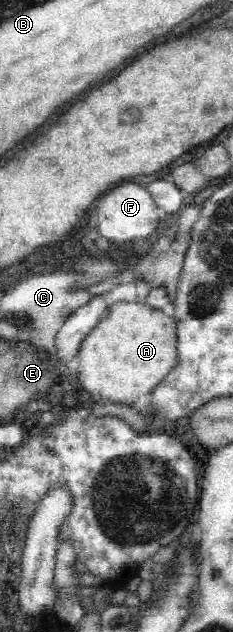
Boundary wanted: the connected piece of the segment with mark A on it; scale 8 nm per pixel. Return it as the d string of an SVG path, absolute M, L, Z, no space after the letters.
M116 302L109 307L103 321L81 341L77 355L80 362L76 380L81 387L96 396L96 400L140 404L168 375L177 361L176 320L145 303Z

